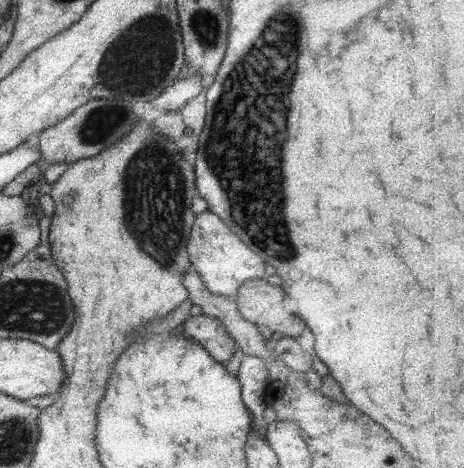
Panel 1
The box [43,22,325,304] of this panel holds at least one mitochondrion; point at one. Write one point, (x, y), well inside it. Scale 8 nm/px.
(155, 185)

